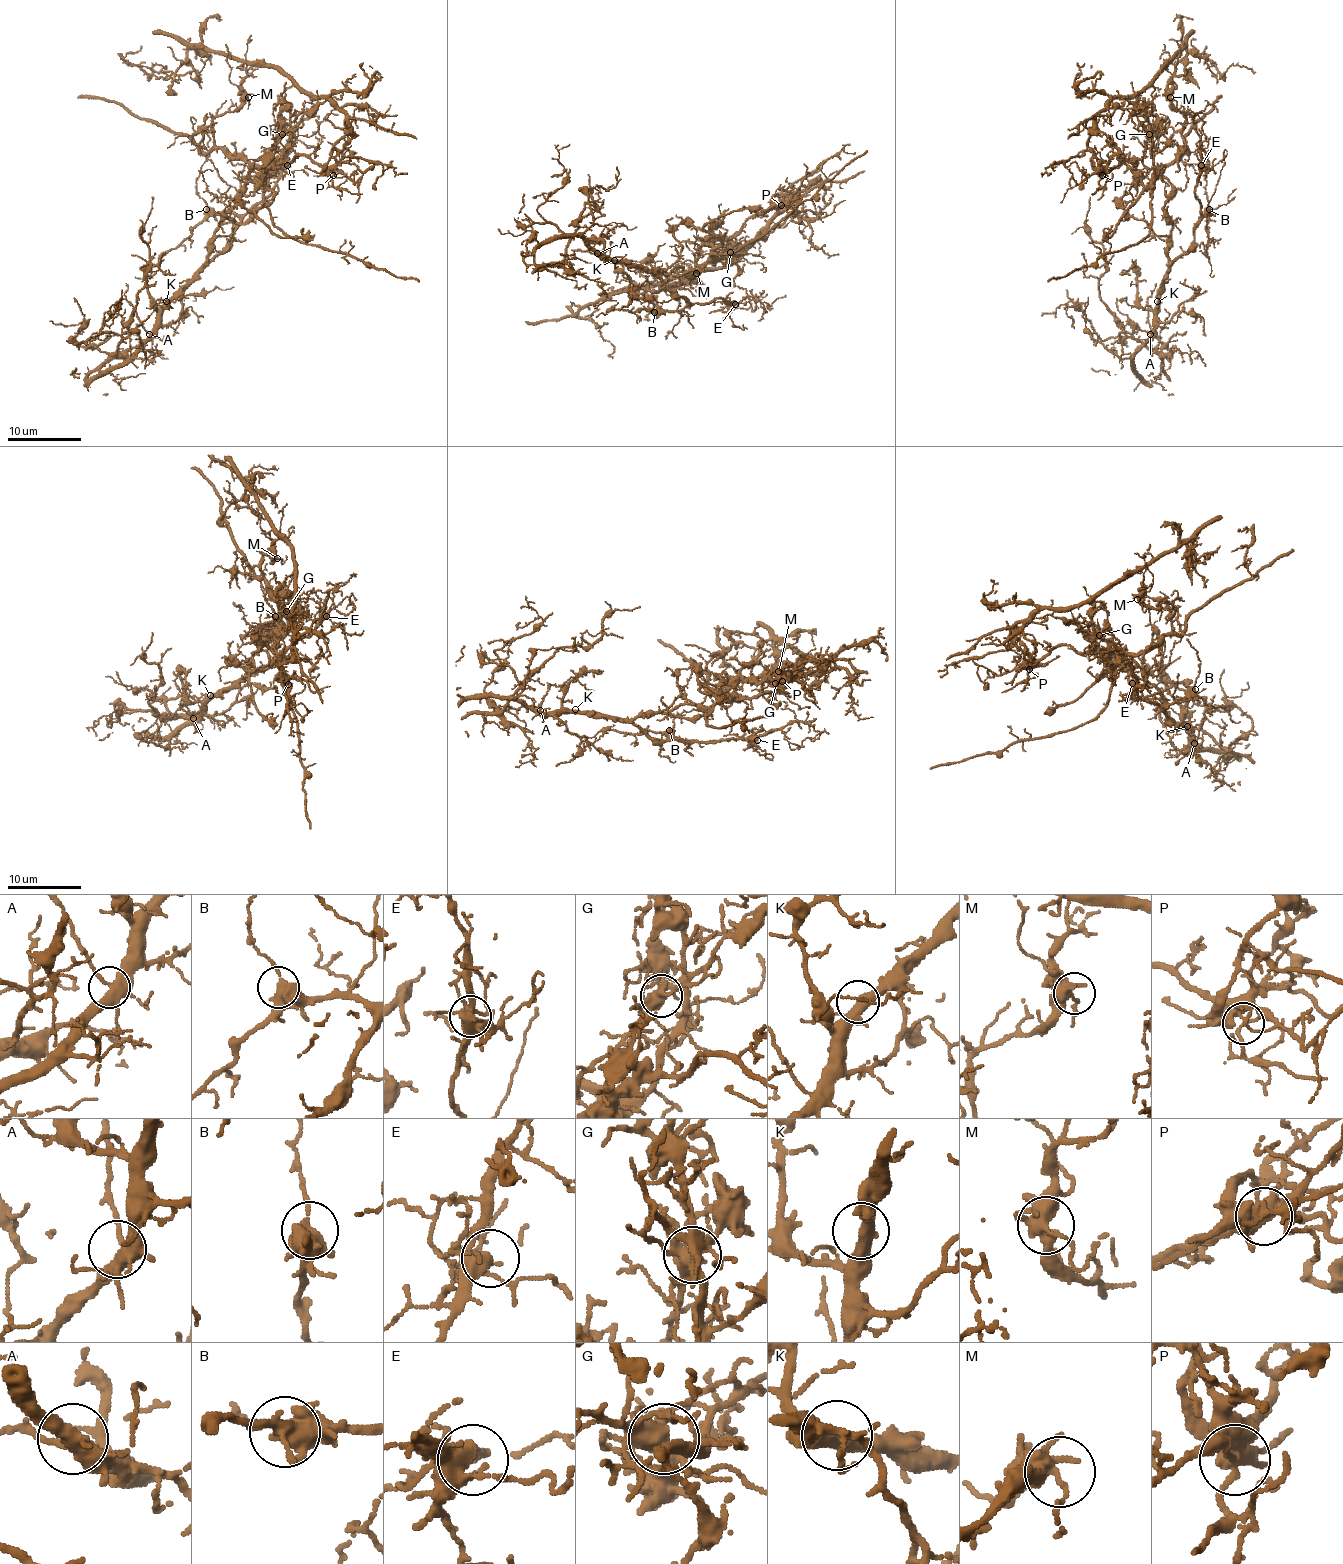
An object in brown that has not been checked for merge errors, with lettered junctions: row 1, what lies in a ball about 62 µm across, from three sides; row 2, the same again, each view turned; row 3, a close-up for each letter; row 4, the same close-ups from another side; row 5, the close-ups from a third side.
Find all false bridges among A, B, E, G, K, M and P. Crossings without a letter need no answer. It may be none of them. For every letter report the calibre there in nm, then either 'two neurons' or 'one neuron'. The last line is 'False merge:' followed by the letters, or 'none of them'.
A: 440 nm thick; one neuron
B: 500 nm thick; one neuron
E: 400 nm thick; one neuron
G: 440 nm thick; two neurons
K: 460 nm thick; one neuron
M: 400 nm thick; one neuron
P: 140 nm thick; two neurons
False merge: G, P

